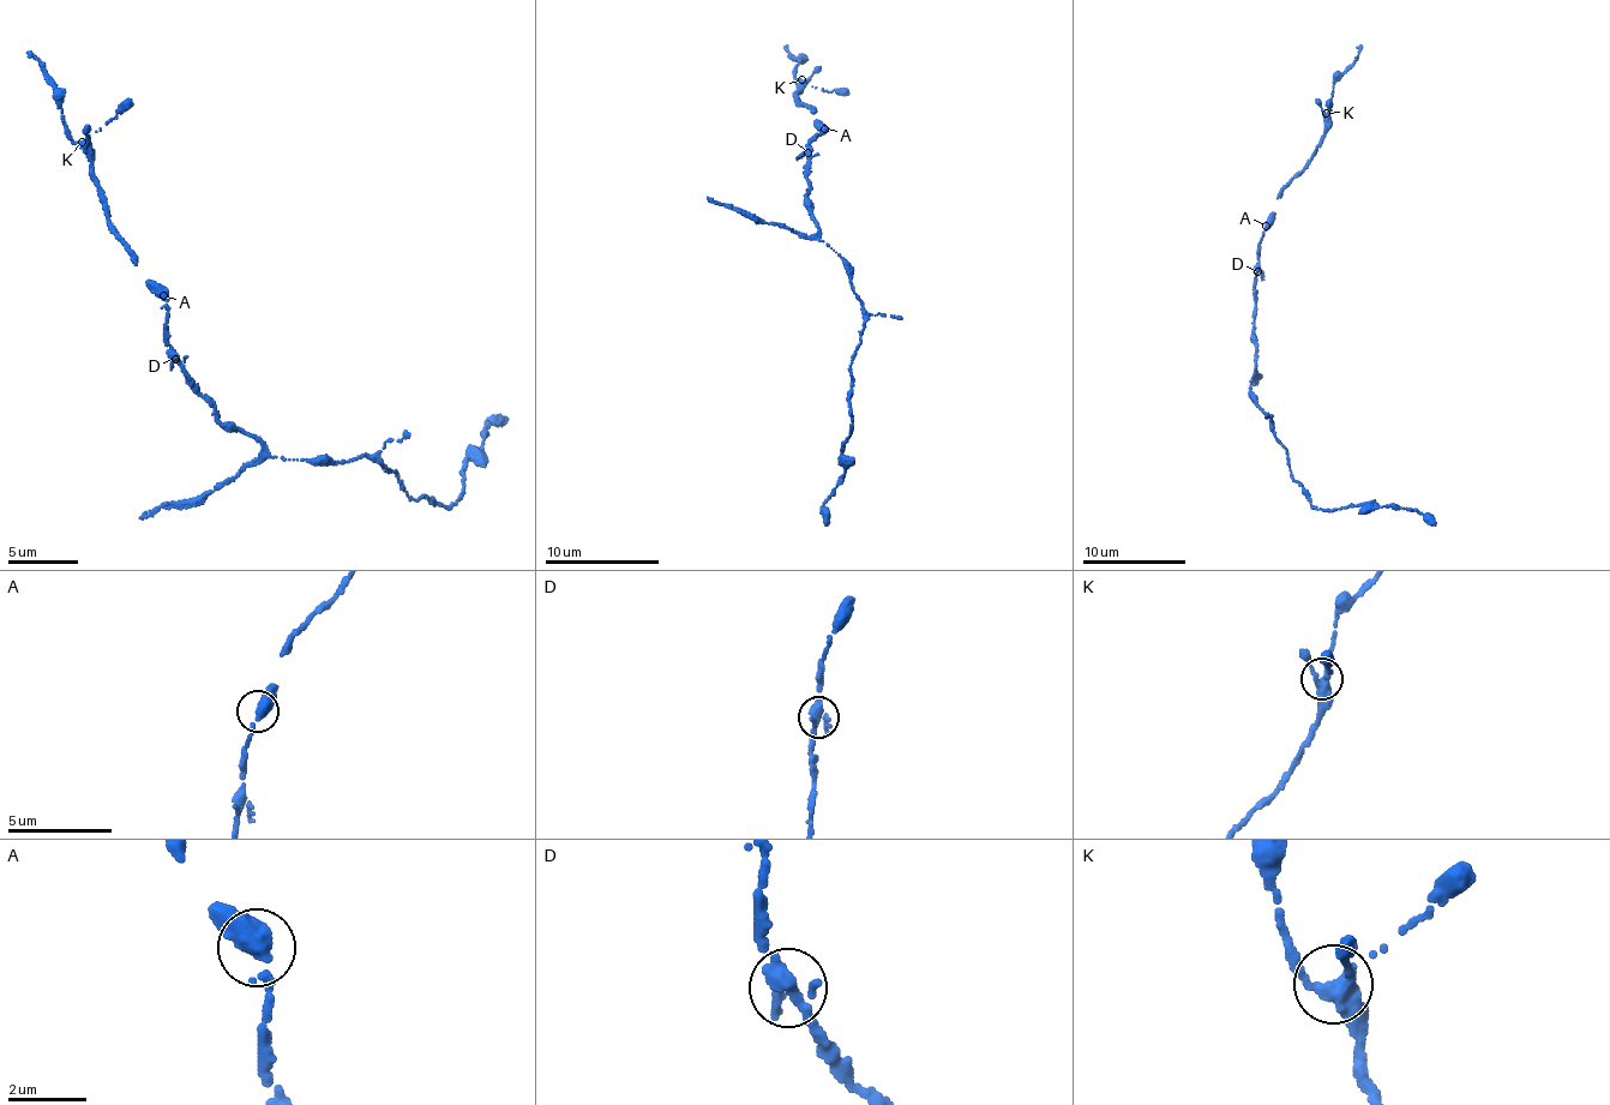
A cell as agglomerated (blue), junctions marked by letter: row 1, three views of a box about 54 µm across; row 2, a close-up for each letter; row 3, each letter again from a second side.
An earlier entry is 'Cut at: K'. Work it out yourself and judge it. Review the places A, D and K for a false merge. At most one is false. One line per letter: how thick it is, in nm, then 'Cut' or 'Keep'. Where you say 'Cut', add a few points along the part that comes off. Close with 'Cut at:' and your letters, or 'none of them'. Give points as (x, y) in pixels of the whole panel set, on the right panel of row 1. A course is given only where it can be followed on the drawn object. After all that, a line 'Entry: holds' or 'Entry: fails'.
A: Thickness 400 nm. Keep
D: Thickness 320 nm. Keep
K: Thickness 320 nm. Keep
Cut at: none of them
Entry: fails

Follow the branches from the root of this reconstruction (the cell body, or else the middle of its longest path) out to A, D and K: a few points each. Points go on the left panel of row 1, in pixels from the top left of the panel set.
A: (245, 433), (218, 420), (215, 404), (182, 367), (168, 344), (163, 295)
D: (245, 433), (218, 420), (215, 404), (199, 391), (194, 379), (176, 360)
K: (245, 433), (218, 420), (215, 404), (168, 344), (166, 302), (113, 234), (92, 152), (82, 142)

